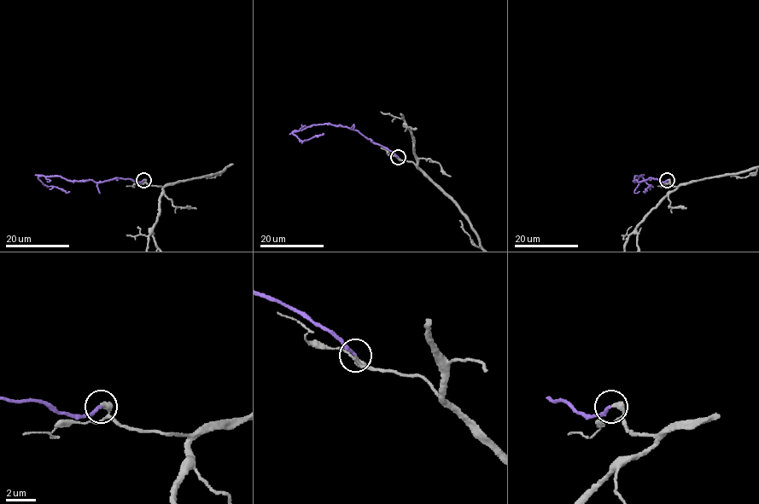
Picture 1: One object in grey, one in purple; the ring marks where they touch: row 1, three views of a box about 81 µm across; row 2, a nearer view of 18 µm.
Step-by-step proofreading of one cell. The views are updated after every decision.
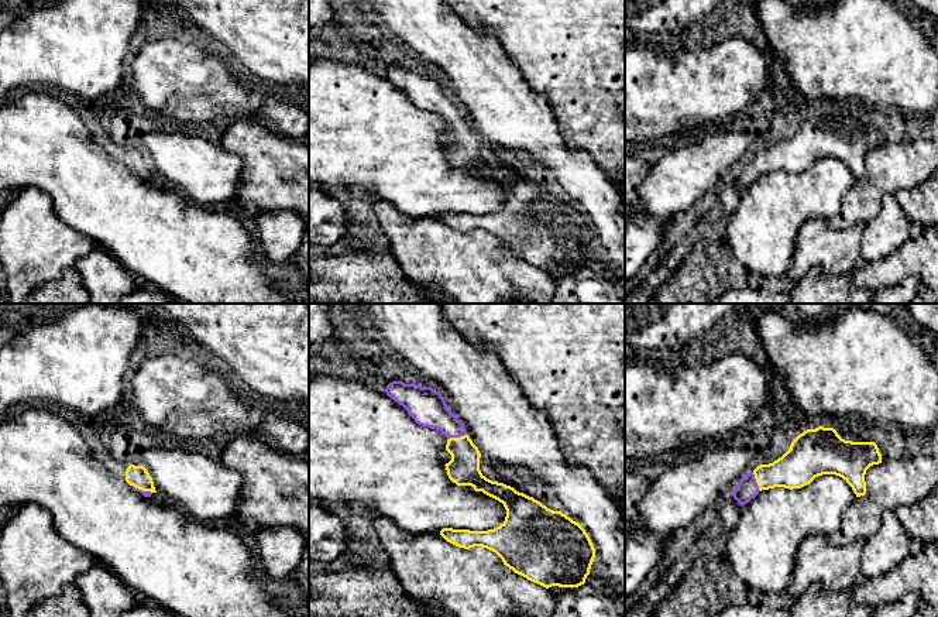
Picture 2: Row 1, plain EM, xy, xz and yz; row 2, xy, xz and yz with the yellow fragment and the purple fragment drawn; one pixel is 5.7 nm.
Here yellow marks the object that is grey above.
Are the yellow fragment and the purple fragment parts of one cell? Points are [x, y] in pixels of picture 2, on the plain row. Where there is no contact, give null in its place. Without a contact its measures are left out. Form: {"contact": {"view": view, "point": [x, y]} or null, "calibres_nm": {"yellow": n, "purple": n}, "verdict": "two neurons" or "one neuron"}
{"contact": {"view": "xz", "point": [457, 122]}, "calibres_nm": {"yellow": 180, "purple": 200}, "verdict": "one neuron"}

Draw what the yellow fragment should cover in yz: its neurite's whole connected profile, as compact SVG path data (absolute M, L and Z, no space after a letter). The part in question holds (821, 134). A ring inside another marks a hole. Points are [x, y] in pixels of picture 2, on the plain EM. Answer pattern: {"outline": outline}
{"outline": "M818 110L800 117L777 144L746 157L732 179L745 189L762 174L774 171L801 172L822 158L842 161L856 181L866 178L866 154L882 147L875 126L842 123L834 112Z"}

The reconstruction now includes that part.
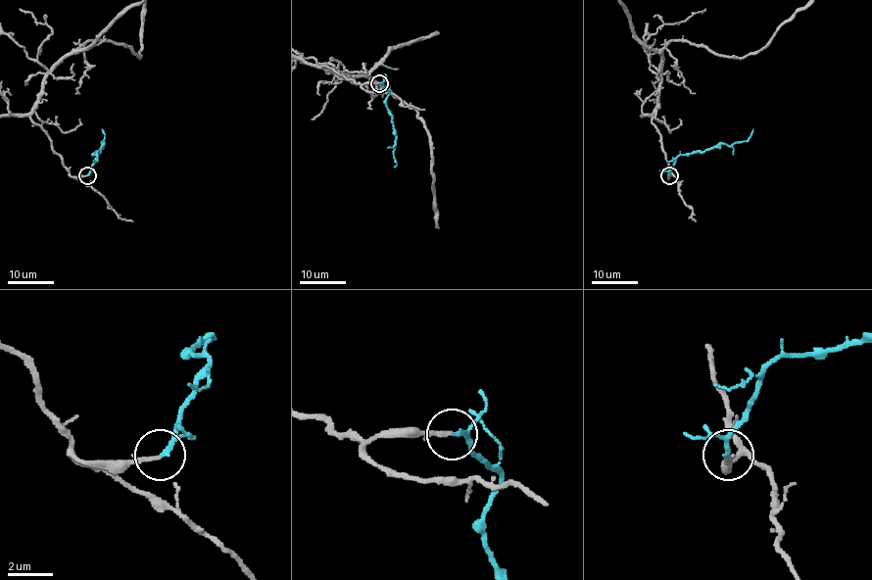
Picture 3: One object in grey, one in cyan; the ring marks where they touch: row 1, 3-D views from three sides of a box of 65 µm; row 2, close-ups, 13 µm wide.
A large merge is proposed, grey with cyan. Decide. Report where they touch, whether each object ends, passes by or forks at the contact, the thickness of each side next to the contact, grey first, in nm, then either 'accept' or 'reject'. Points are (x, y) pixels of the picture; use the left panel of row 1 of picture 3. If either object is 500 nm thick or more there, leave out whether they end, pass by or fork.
(87, 175) | grey ends | cyan passes by | 200/150 nm | accept

